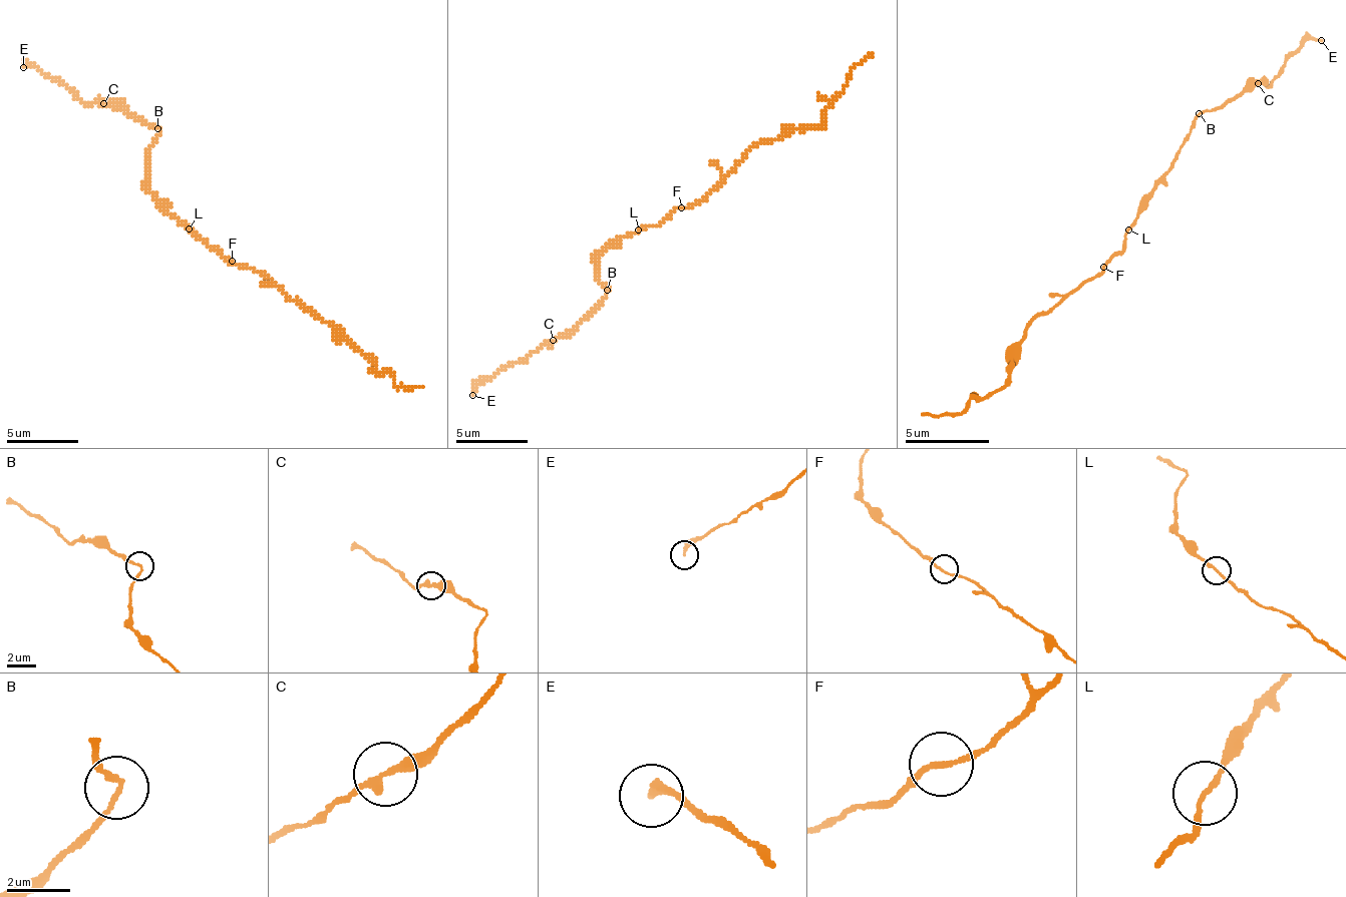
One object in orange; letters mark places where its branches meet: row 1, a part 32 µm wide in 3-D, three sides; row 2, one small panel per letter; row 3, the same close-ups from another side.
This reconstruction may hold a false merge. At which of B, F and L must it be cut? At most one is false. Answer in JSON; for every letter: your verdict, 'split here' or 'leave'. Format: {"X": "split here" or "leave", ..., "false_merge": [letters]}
{"B": "leave", "F": "leave", "L": "leave", "false_merge": []}

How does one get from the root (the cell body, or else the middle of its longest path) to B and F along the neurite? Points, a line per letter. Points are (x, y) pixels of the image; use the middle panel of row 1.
B: (649, 226), (642, 226), (635, 233), (620, 237), (599, 259), (599, 280), (610, 287), (606, 291)
F: (649, 226), (664, 222), (681, 207)

